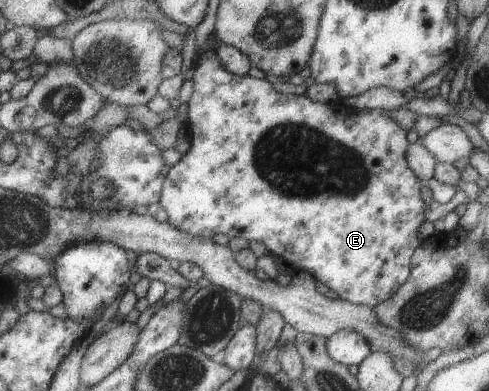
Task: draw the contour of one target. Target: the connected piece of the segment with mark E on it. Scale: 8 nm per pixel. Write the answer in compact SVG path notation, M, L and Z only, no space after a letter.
M212 33L201 43L201 47L191 63L189 80L192 83L192 94L188 99L185 129L189 134L188 151L175 165L172 165L163 180L158 203L167 214L166 222L180 232L202 238L212 238L215 234L223 234L229 239L243 237L263 243L267 253L278 258L292 271L307 271L315 280L321 281L328 289L334 291L339 298L355 305L366 305L374 308L378 303L389 299L389 296L401 287L410 274L410 257L419 245L417 229L425 220L423 218L424 203L419 194L422 181L412 172L405 159L405 150L410 144L406 132L386 111L379 108L372 110L353 110L342 105L340 101L332 103L314 102L305 95L281 94L273 88L273 84L265 80L233 75L227 71L216 54L217 41Z

